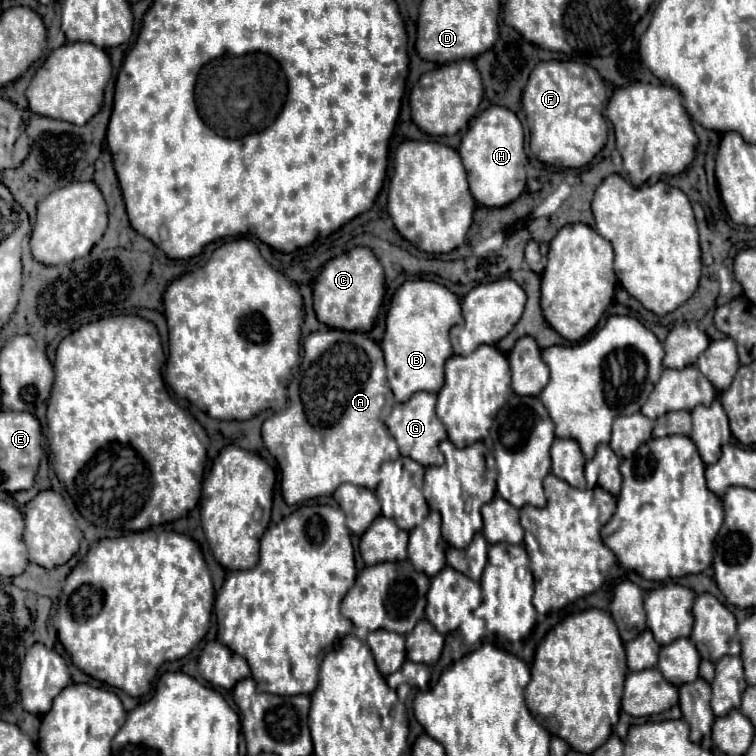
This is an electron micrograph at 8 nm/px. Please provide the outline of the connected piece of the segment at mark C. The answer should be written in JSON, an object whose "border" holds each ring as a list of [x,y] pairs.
{"border":[[[355,247],[351,253],[343,253],[331,259],[313,283],[315,313],[319,323],[343,329],[343,331],[371,331],[377,323],[379,309],[385,297],[385,275],[379,259],[369,247]]]}

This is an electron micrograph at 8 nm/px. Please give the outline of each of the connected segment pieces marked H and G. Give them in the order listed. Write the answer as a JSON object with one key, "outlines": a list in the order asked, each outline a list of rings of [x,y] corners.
{"outlines":[[[[507,107],[485,109],[469,127],[459,145],[461,161],[467,169],[469,191],[483,207],[503,207],[515,201],[525,189],[525,149],[523,127],[513,111]]],[[[415,393],[407,403],[399,403],[393,407],[391,415],[387,417],[385,425],[391,433],[391,437],[397,441],[399,451],[403,457],[411,457],[413,461],[421,463],[423,467],[429,465],[443,465],[443,453],[439,451],[439,443],[443,439],[447,439],[447,431],[443,429],[443,423],[437,419],[435,413],[435,403],[437,403],[437,395],[433,393]]]]}

